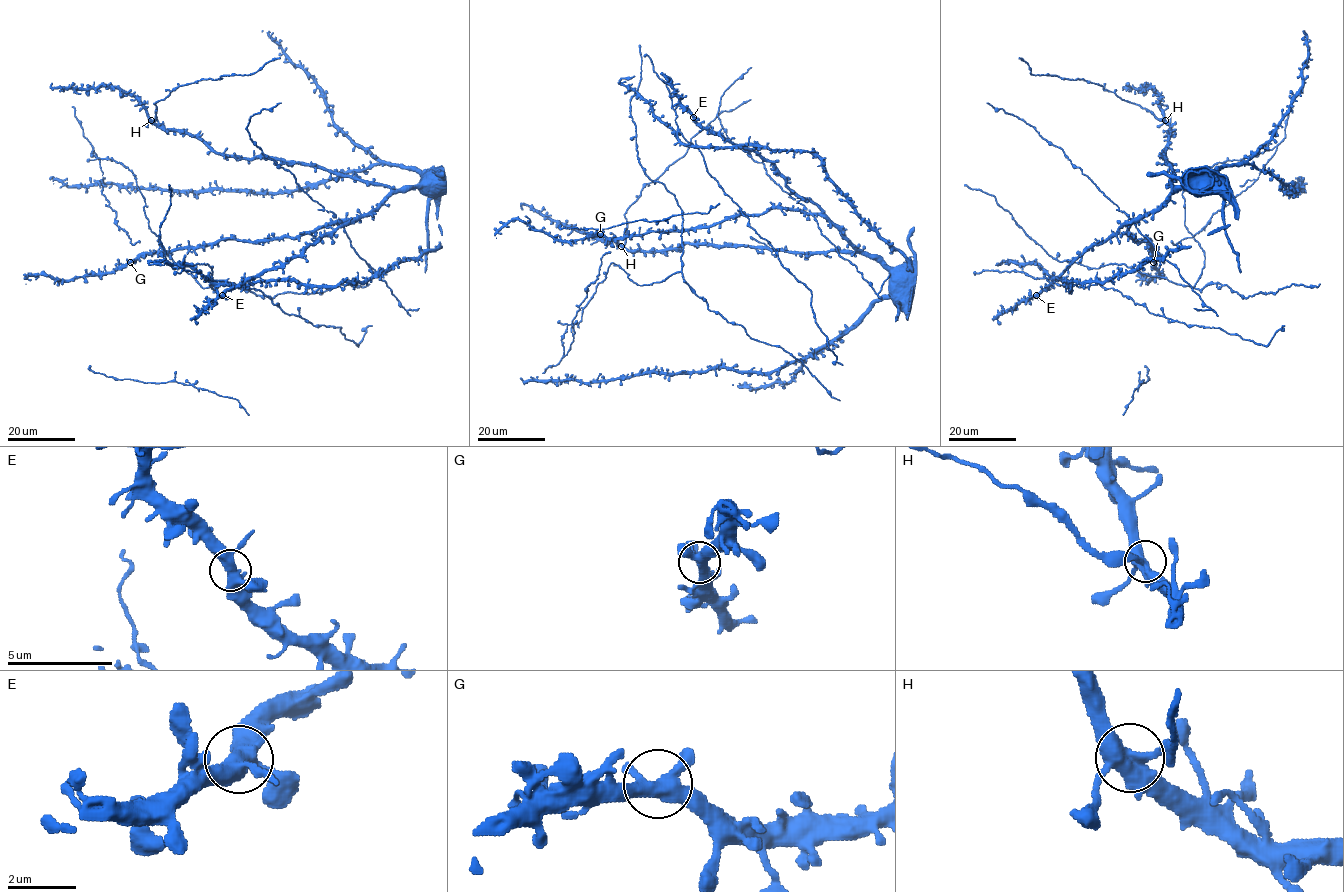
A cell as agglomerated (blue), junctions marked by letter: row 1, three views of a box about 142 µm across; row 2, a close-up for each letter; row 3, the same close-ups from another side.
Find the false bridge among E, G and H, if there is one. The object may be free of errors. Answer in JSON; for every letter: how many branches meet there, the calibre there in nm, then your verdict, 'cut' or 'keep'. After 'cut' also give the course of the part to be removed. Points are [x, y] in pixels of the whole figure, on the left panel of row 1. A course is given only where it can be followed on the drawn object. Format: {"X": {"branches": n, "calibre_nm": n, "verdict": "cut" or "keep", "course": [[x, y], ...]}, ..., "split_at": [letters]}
{"E": {"branches": 4, "calibre_nm": 440, "verdict": "keep"}, "G": {"branches": 4, "calibre_nm": 400, "verdict": "keep"}, "H": {"branches": 4, "calibre_nm": 440, "verdict": "cut", "course": [[151, 120], [155, 119], [153, 103], [163, 100], [176, 87], [221, 76], [251, 74], [266, 62], [280, 57]]}, "split_at": ["H"]}

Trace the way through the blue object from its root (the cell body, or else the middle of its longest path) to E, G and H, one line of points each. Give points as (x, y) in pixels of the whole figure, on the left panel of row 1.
E: (425, 185), (428, 191), (406, 187), (394, 192), (376, 209), (323, 233), (283, 265), (240, 282), (222, 295)
G: (425, 185), (428, 191), (406, 187), (351, 221), (294, 237), (220, 239), (140, 254), (129, 262)
H: (425, 185), (428, 191), (391, 189), (295, 163), (225, 157), (193, 136), (163, 130), (151, 120)

